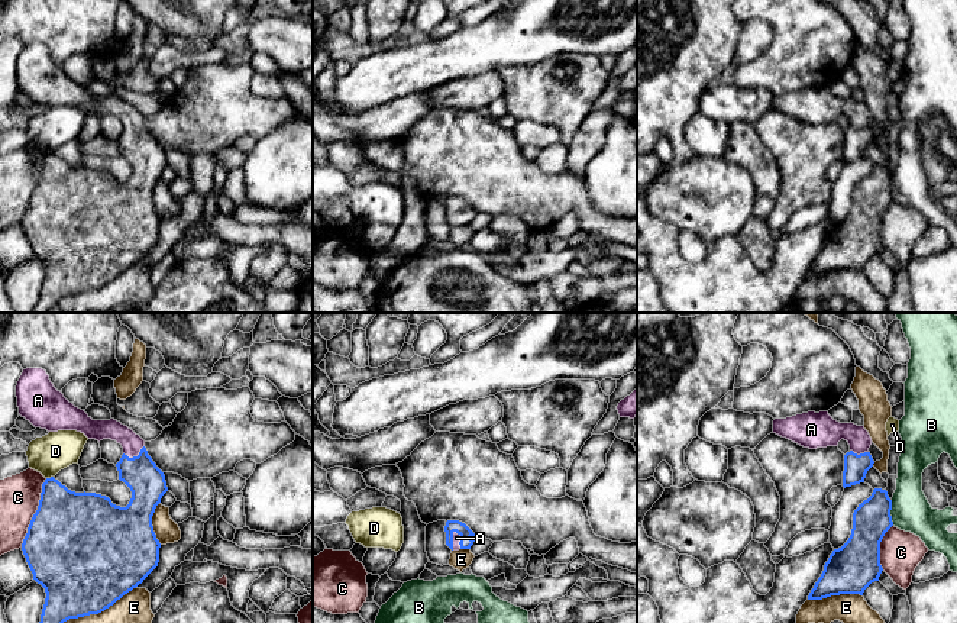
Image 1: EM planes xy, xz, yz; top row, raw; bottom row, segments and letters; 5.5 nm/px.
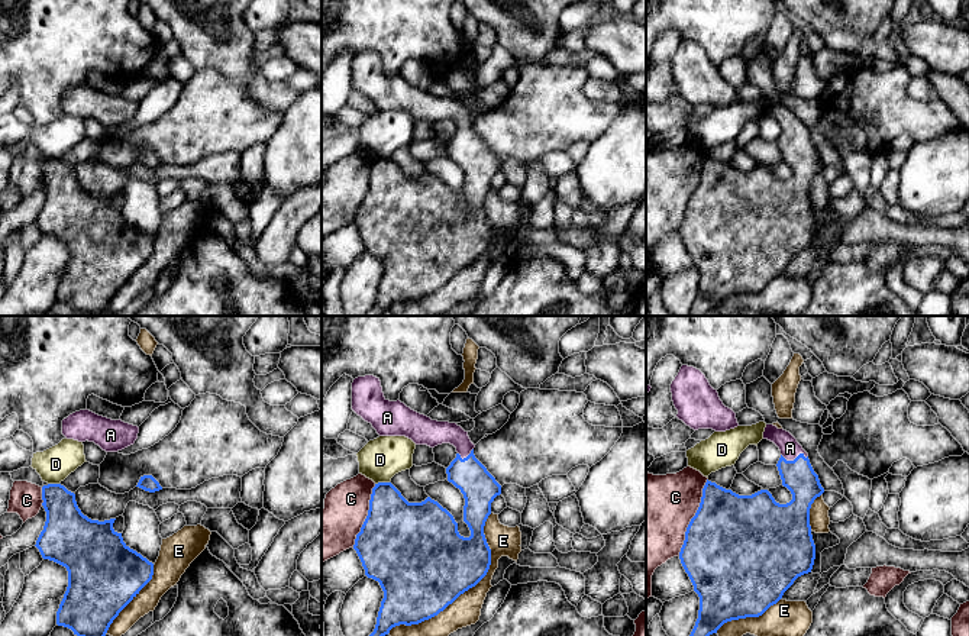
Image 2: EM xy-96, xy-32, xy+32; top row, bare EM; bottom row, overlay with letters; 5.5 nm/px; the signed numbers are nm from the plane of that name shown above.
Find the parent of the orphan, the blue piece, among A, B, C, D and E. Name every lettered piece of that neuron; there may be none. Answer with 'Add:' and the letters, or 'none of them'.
Add: A

